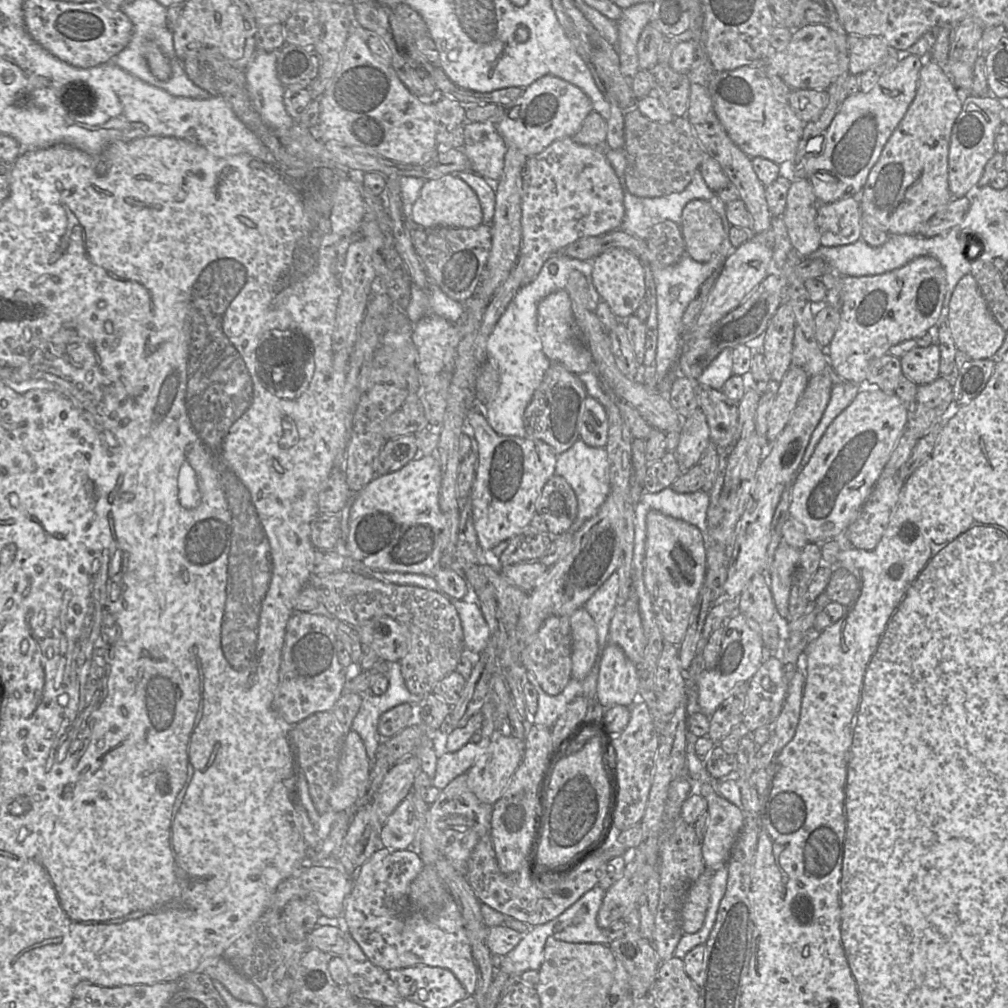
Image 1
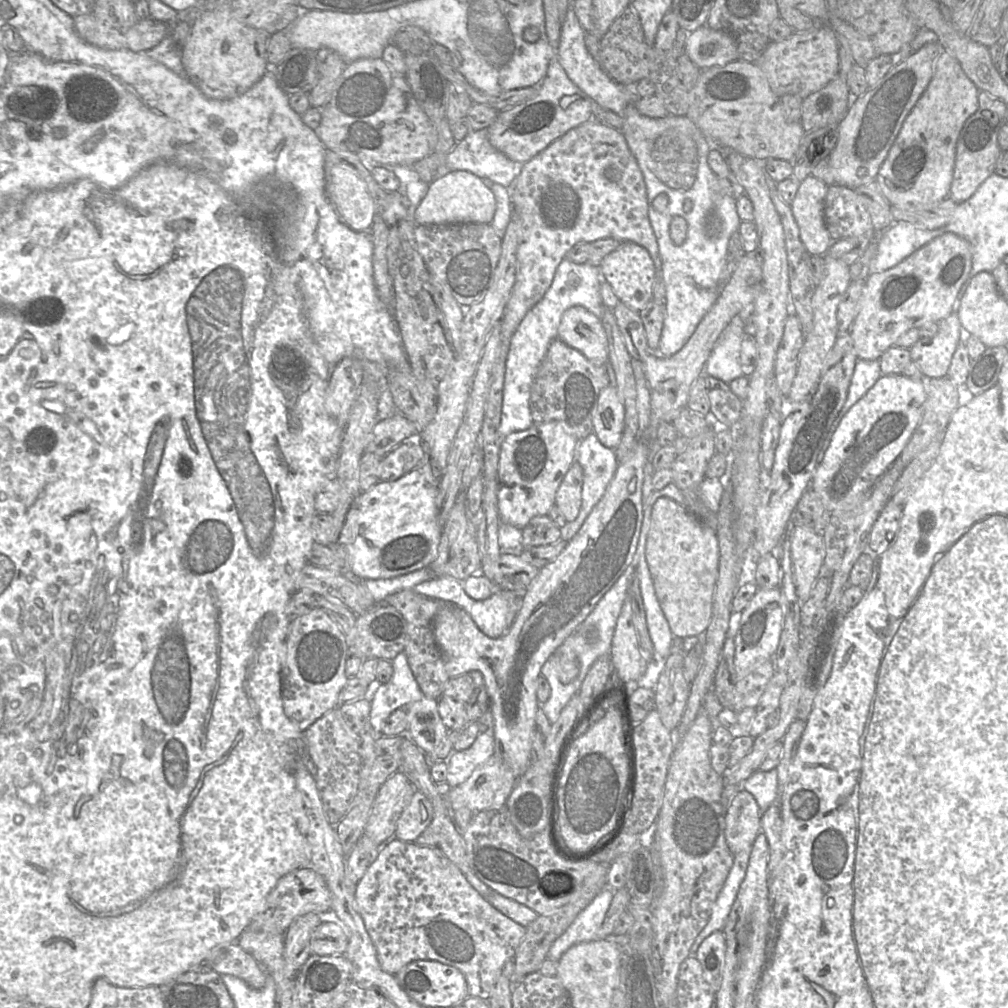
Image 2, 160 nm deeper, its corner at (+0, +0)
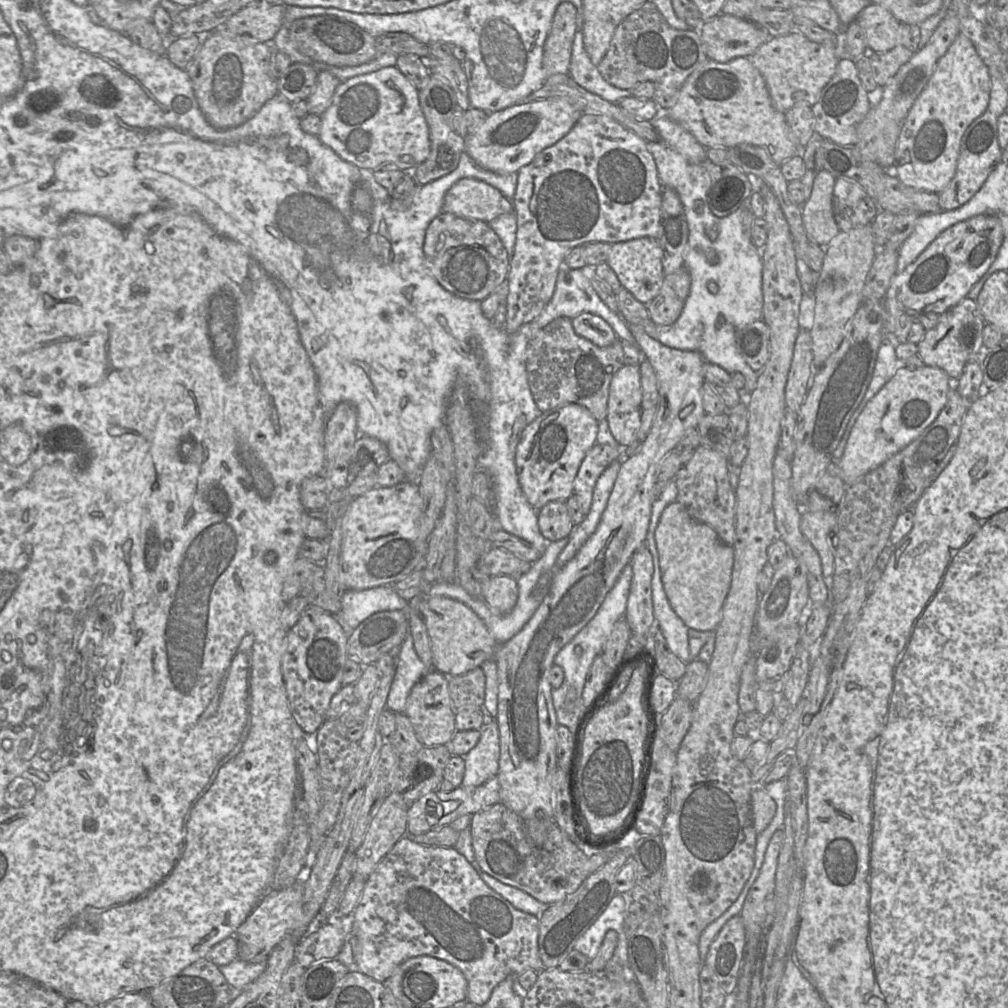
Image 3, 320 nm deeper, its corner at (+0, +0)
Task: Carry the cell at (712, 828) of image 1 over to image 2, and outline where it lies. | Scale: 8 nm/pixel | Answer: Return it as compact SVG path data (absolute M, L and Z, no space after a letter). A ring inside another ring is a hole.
M736 793L725 814L725 838L731 853L752 848L761 832L762 813L752 794Z

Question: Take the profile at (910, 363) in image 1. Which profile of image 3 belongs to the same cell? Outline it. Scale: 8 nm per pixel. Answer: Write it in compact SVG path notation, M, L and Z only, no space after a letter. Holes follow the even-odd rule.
M965 297L957 305L940 314L935 327L927 330L923 339L917 343L917 354L924 365L940 368L951 380L956 381L967 362L978 361L984 354L983 330L985 326L986 322L976 300Z

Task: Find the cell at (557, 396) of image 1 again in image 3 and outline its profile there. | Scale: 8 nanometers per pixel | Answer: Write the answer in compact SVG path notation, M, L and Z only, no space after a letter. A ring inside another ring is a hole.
M559 317L542 328L530 341L527 348L527 374L533 399L542 413L566 404L578 404L589 410L593 417L601 422L608 412L609 386L613 376L625 365L625 356L621 340L608 347L598 347L579 336L573 329L572 320Z

